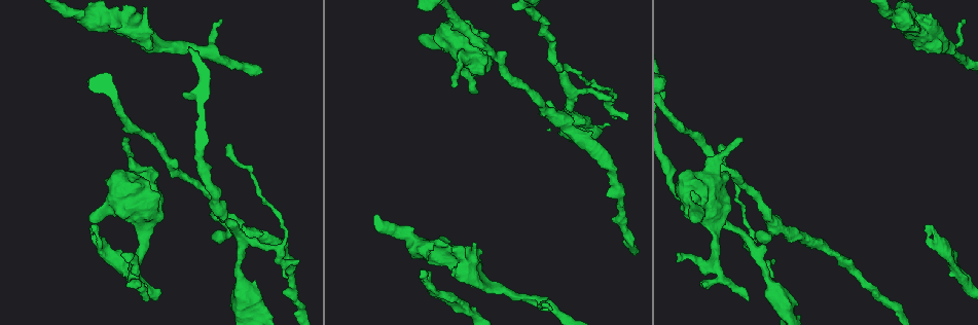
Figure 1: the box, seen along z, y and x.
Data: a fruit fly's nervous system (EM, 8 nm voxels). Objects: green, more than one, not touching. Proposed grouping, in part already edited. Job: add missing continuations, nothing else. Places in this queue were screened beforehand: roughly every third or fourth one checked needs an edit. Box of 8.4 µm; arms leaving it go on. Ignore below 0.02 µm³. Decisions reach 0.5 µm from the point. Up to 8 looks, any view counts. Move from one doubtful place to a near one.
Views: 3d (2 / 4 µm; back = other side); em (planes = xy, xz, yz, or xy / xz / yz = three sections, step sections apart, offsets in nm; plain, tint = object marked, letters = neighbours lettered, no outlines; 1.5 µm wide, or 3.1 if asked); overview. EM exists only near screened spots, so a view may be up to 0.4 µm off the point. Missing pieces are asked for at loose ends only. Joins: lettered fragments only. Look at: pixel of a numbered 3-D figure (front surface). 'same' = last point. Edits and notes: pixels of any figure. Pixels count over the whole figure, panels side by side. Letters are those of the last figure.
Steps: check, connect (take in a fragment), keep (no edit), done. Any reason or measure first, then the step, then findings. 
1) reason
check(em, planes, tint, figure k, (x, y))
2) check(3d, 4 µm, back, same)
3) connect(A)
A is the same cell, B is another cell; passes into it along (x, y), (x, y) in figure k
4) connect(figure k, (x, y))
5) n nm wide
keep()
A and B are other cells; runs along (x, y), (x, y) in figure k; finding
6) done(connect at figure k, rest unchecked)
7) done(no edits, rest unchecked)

free end
check(em, planes, letters, figure 1, (551, 309))

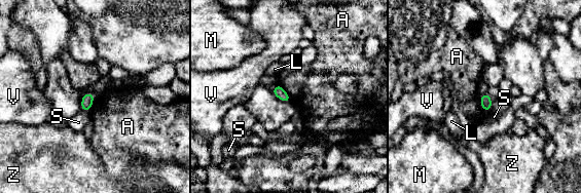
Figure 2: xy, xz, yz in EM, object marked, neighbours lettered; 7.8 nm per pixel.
keep()
A, L, M, S, V and Z are other cells; no lettered fragment goes on from it

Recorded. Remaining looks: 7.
end of a long branch
check(3d, 2 µm, figure 1, (422, 277))

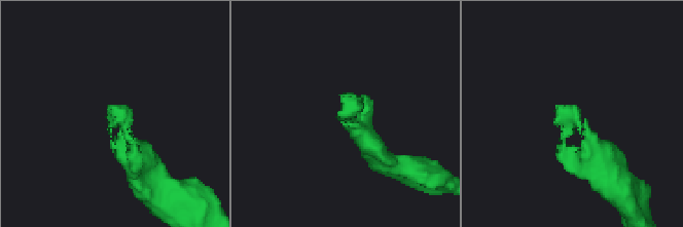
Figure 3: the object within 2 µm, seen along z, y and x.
check(em, xy, step 8, tint, figure 3, (342, 114))

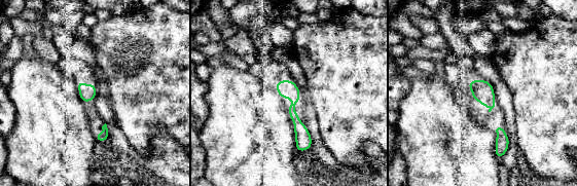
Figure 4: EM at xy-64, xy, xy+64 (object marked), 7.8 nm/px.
check(em, planes, letters, same)

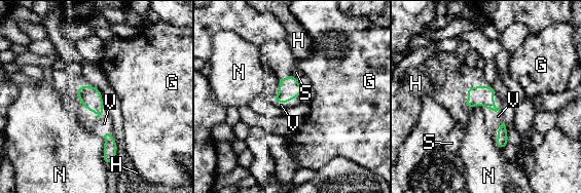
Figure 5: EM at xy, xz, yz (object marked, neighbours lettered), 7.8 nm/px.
160 nm wide
connect(V)
V is the same cell, G, H, N and S are other cells; passes into it along (289, 88), (285, 102), (293, 102) in figure 5; the neuron continues

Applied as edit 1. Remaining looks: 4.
tapers out
check(em, planes, letters, figure 1, (678, 258))

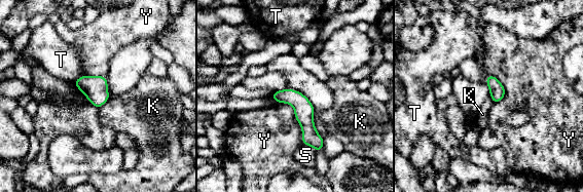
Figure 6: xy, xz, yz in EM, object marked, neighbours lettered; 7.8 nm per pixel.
keep()
K, S, T and Y are other cells; runs along (277, 93), (303, 111), (317, 148) in figure 6; no lettered fragment goes on from it

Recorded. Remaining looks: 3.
done(connect at figure 5, rest unchecked)

